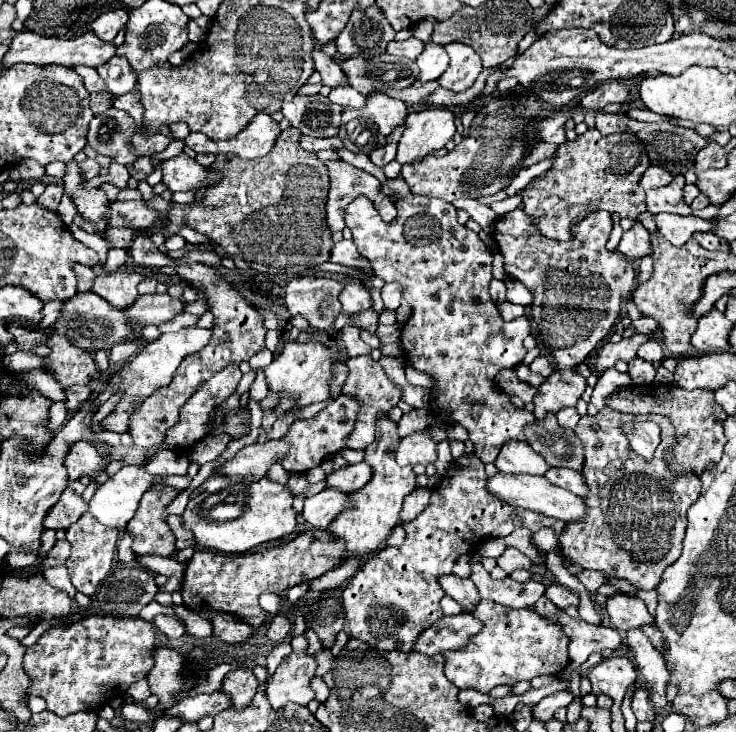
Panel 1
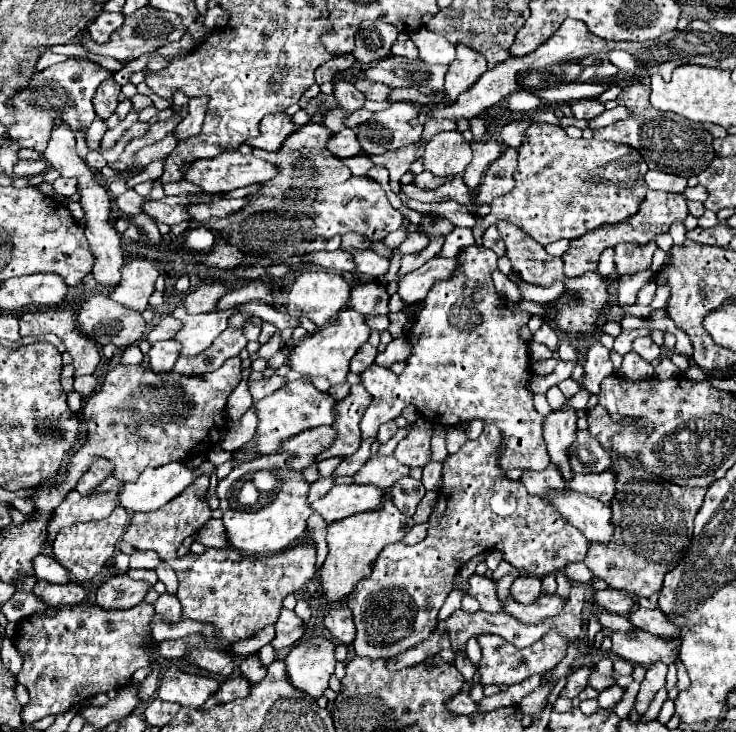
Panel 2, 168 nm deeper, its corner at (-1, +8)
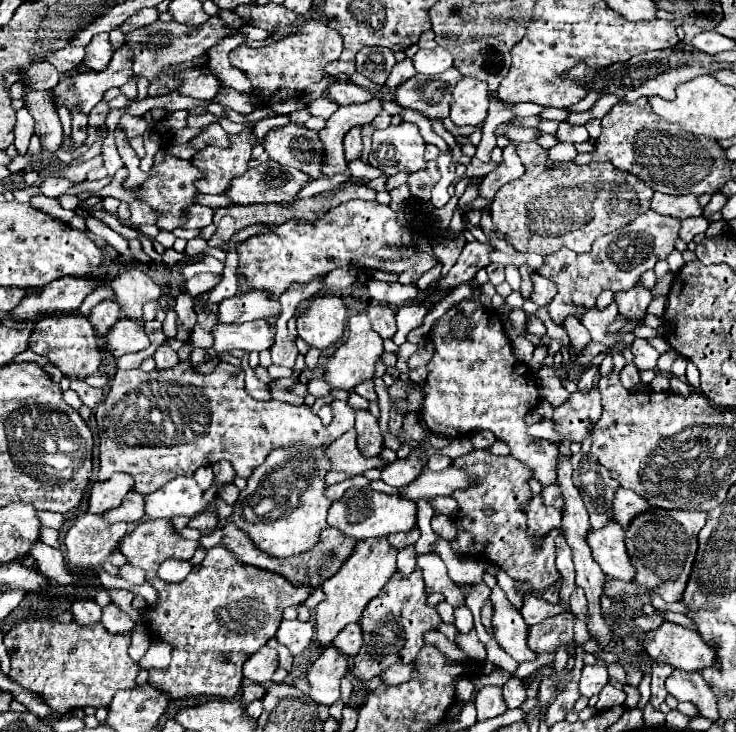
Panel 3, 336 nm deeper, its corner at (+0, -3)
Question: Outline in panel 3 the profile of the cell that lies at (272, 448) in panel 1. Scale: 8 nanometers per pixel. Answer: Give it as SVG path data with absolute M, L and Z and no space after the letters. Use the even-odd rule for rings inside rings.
M351 428L349 432L345 432L345 436L337 438L333 444L329 444L325 448L329 452L329 460L333 464L333 470L325 476L327 484L337 484L343 482L345 478L353 478L357 474L363 474L367 470L373 468L385 468L389 462L383 458L365 458L361 456L359 448L357 448L357 434Z

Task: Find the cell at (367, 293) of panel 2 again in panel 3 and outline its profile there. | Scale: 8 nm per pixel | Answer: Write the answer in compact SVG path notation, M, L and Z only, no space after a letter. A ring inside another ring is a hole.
M373 302L373 304L369 304L367 314L369 314L369 320L371 320L371 324L373 324L373 330L377 330L377 334L379 334L383 340L395 336L395 332L397 332L395 310L385 308L385 304Z

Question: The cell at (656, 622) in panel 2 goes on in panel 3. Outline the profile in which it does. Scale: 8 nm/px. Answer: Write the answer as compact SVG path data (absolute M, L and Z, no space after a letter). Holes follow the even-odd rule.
M665 622L661 628L647 632L645 652L653 660L665 660L683 672L701 672L703 668L717 666L717 656L703 638L673 622Z

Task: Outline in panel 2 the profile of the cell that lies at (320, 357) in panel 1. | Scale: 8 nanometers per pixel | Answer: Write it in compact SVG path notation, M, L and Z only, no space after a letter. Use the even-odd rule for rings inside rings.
M342 309L336 323L330 323L330 325L318 329L316 333L312 333L302 343L298 343L296 347L290 349L288 367L302 375L320 375L320 377L328 379L332 385L344 383L346 373L350 371L350 367L348 367L350 359L360 349L360 345L368 341L368 337L370 337L370 327L364 323L364 317L354 309Z

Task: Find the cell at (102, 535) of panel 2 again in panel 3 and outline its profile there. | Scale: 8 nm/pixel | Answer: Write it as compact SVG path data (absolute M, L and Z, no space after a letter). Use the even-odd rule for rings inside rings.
M87 512L67 530L63 540L69 566L79 570L97 568L111 556L127 530L129 526L125 522L109 524L99 514Z

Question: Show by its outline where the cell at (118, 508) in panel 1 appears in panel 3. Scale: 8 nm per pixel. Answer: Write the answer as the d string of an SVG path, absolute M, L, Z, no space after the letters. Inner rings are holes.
M177 476L161 490L145 496L145 514L149 518L195 518L207 508L203 492L195 478Z

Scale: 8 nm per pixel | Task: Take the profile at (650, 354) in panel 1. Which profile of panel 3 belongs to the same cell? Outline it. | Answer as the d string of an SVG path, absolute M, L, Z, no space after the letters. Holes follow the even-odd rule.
M637 338L633 344L631 344L631 352L635 356L635 366L639 370L655 370L657 366L657 358L659 358L659 352L643 338Z

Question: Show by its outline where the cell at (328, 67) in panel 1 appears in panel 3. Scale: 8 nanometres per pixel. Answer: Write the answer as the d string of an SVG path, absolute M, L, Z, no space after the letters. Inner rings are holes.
M361 126L351 128L345 136L345 162L353 162L361 158L363 144L361 144Z

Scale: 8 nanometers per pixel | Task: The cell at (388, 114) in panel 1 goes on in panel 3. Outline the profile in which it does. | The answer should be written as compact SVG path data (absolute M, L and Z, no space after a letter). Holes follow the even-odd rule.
M403 122L399 126L375 130L369 164L387 176L395 176L397 172L413 174L427 168L423 152L425 140L421 138L419 128L415 124Z

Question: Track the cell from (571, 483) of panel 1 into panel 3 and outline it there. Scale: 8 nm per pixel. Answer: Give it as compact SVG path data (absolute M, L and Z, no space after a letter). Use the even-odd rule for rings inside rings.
M625 488L617 490L617 500L613 500L613 512L615 520L621 524L621 528L629 528L629 524L639 516L651 512L651 506L645 498L637 496L635 492L629 492Z

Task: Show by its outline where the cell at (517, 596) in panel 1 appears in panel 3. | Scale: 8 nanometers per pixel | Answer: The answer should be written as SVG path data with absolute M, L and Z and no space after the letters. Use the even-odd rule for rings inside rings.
M537 594L525 596L525 618L527 618L529 626L535 626L545 618L551 618L551 616L557 616L563 612L571 612L571 608L563 606L563 604L549 604L543 598L539 598Z

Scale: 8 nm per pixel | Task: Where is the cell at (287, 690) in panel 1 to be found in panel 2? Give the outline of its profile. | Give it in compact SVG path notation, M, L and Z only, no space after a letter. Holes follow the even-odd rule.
M326 637L300 639L284 659L286 675L292 687L318 699L328 687L328 679L334 673L334 643Z

